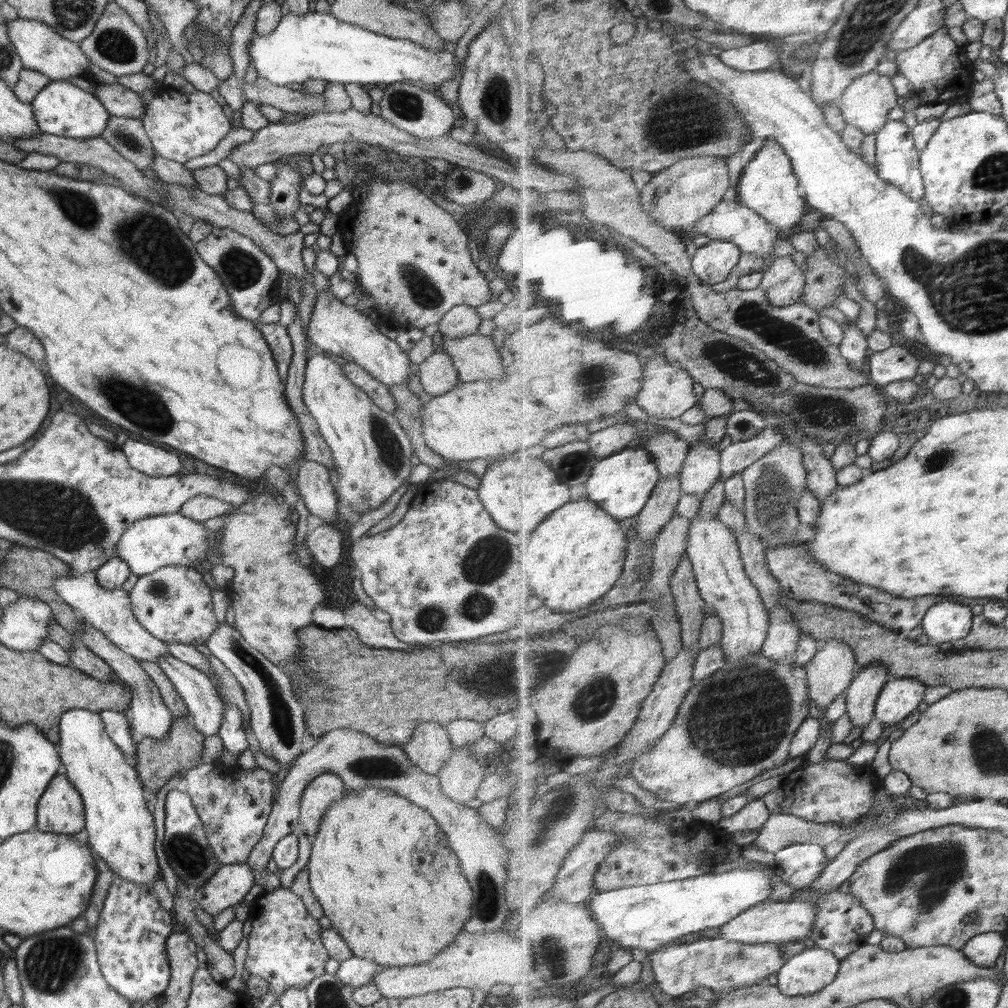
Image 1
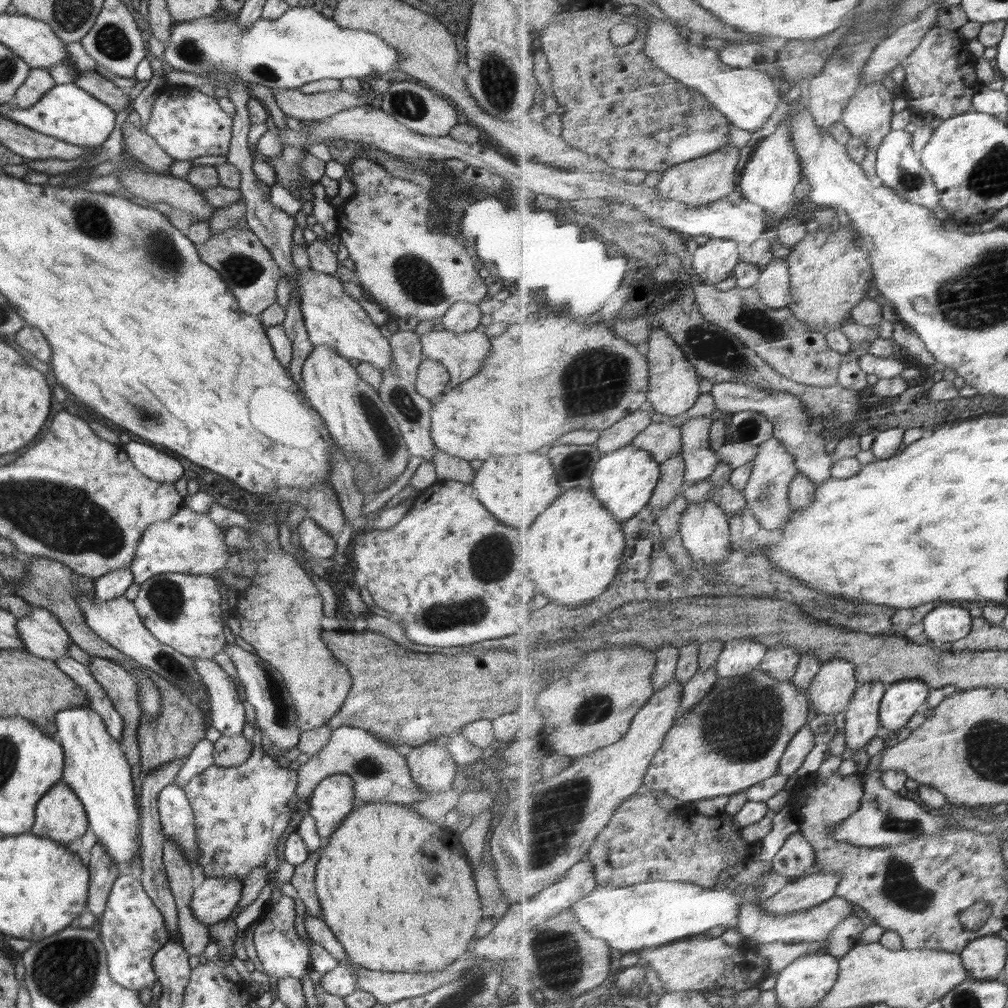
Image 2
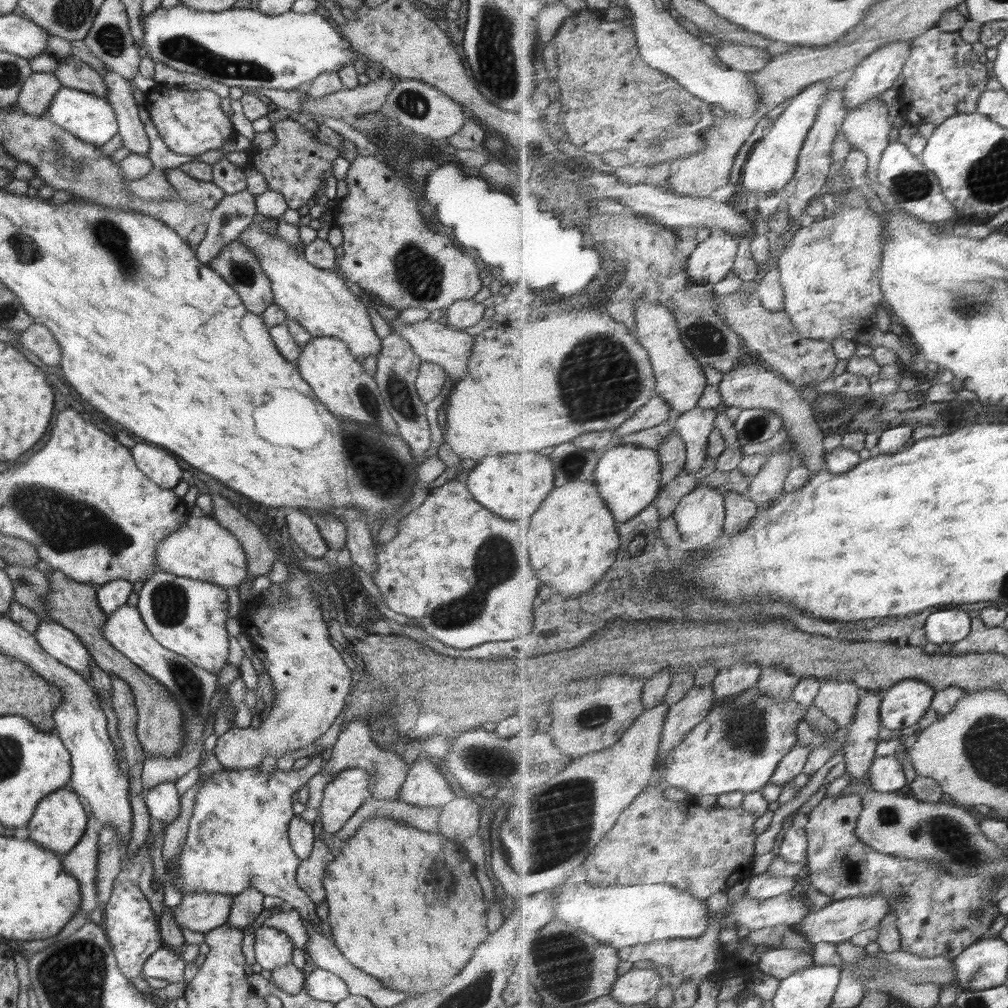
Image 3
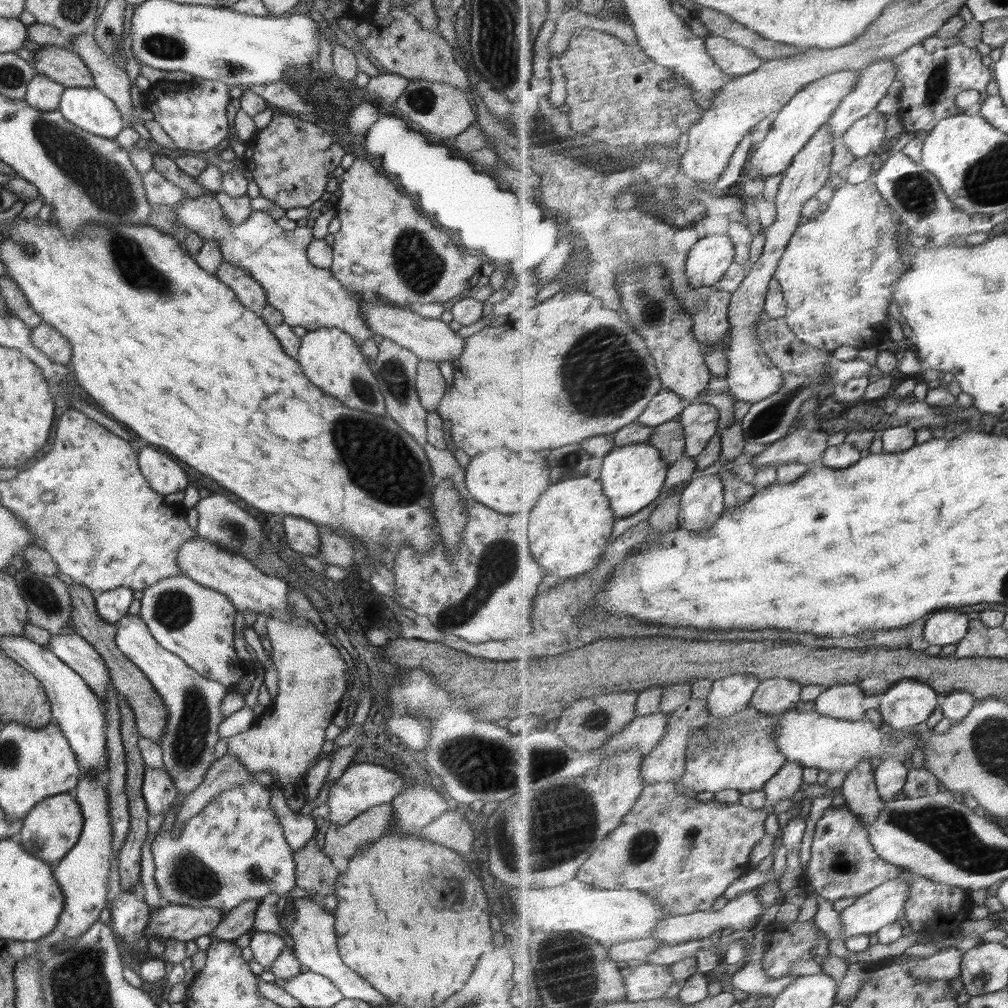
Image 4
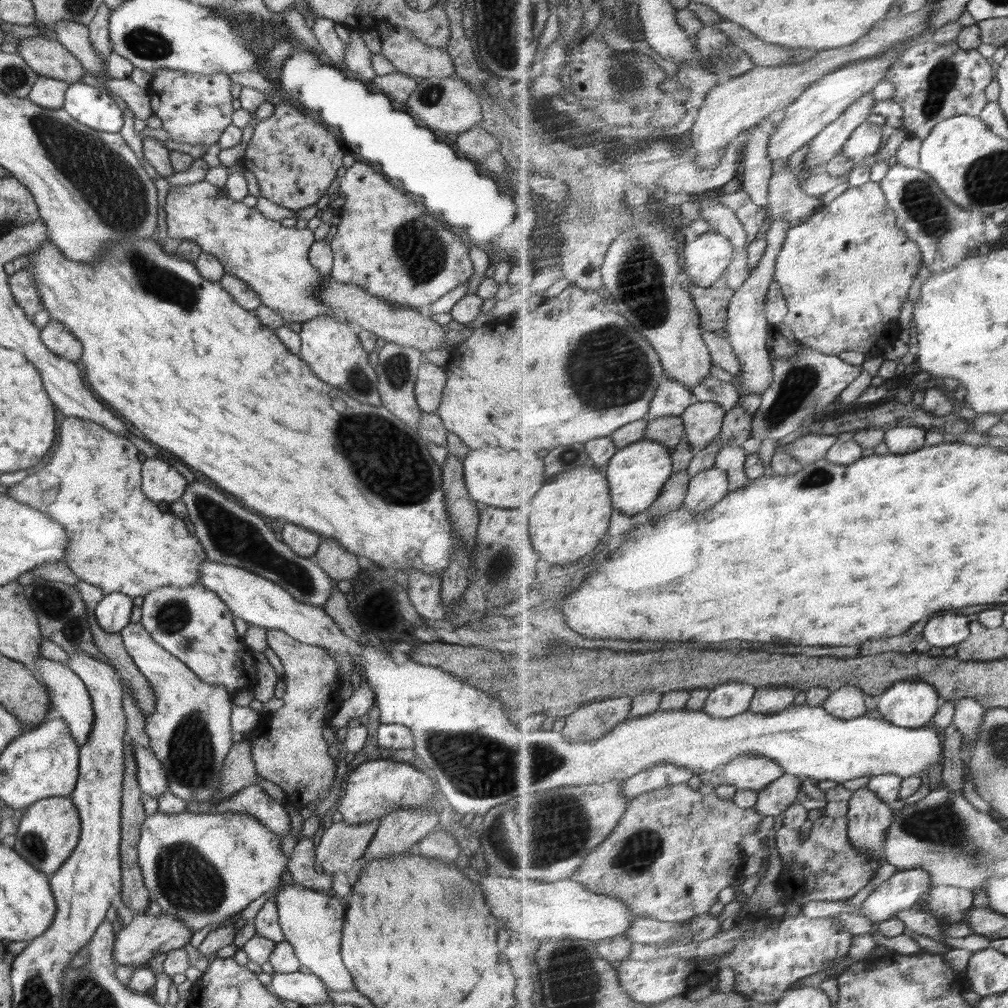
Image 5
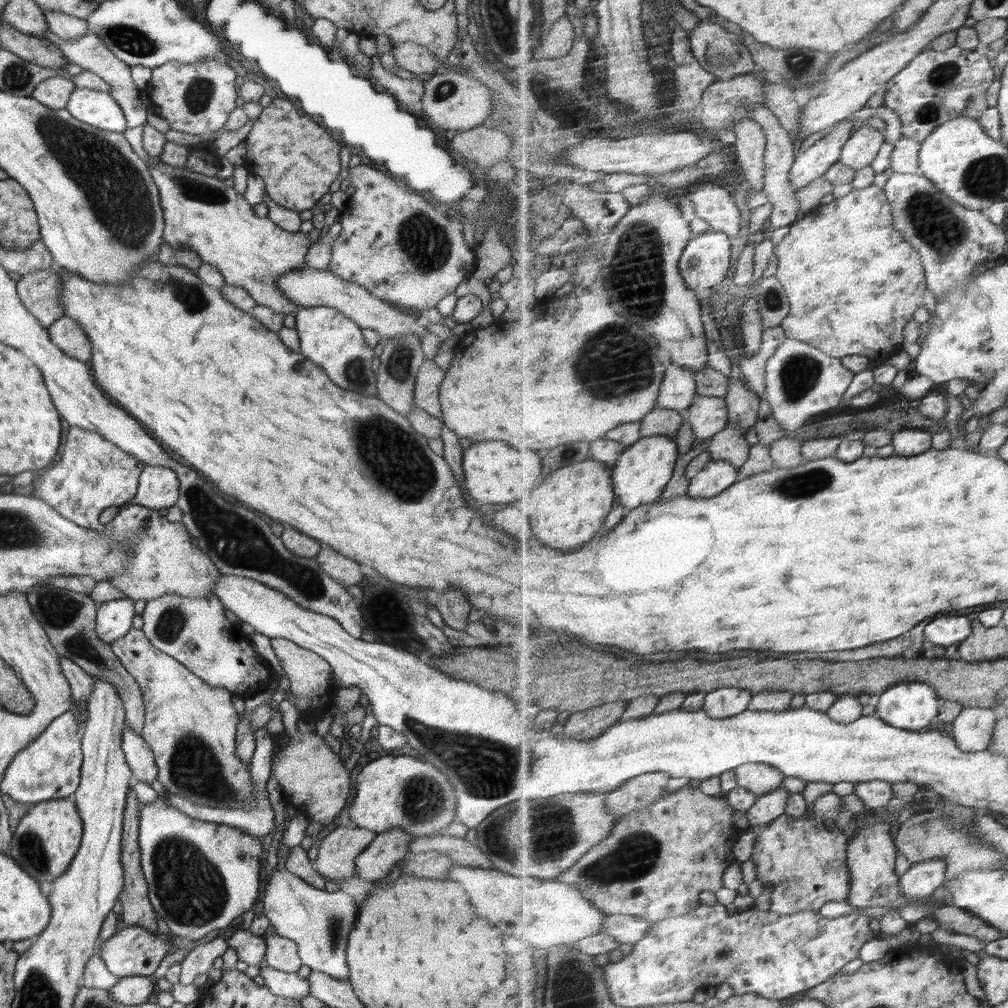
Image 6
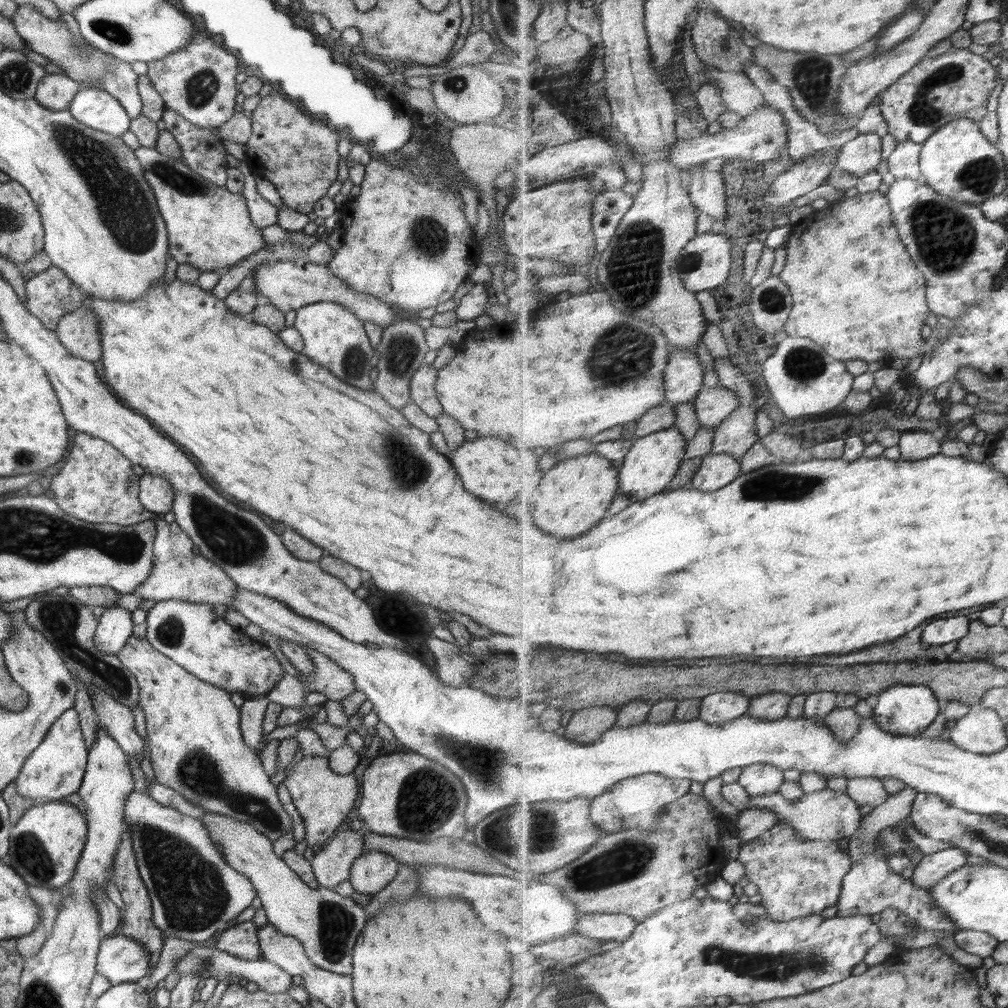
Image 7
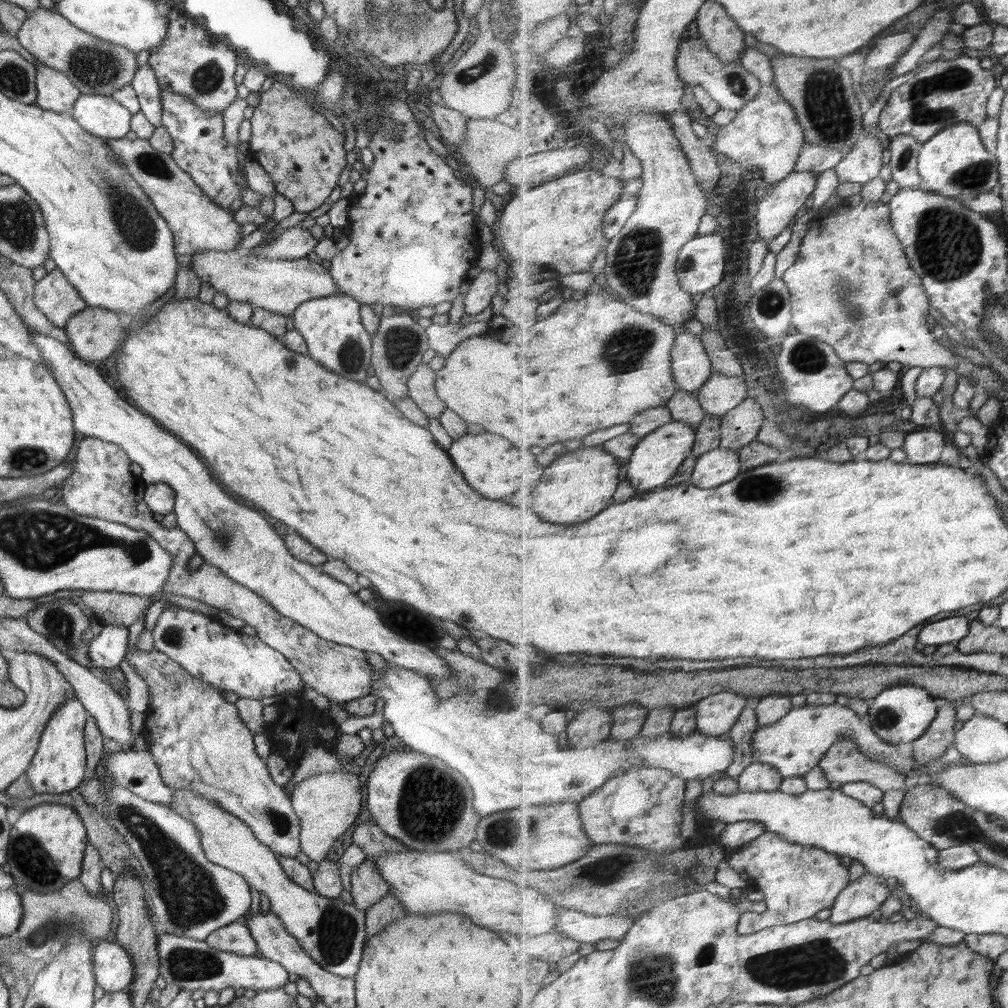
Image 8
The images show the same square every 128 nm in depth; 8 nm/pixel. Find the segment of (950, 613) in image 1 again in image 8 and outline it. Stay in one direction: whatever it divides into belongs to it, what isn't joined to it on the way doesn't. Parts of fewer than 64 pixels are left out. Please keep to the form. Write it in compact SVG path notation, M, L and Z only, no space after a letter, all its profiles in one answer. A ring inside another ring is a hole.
M956 616L956 618L948 618L944 622L936 622L930 624L926 628L922 628L922 636L920 636L922 644L950 644L962 641L971 633L971 624L968 616Z

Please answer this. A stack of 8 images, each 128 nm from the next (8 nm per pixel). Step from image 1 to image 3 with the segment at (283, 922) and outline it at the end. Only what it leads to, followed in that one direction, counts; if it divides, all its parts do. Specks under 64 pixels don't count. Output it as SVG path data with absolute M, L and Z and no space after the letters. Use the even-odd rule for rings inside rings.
M263 925L254 930L256 962L262 966L264 973L292 962L294 943L292 939L277 928Z

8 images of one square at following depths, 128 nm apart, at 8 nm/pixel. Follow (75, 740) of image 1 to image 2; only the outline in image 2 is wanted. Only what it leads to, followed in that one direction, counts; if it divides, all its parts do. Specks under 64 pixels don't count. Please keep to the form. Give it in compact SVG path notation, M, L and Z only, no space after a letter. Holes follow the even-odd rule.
M89 706L62 709L56 713L55 723L57 741L64 751L61 780L82 802L97 843L102 844L106 854L123 869L126 864L134 863L137 855L140 857L142 848L138 844L141 814L126 755L120 743L110 736L102 717Z

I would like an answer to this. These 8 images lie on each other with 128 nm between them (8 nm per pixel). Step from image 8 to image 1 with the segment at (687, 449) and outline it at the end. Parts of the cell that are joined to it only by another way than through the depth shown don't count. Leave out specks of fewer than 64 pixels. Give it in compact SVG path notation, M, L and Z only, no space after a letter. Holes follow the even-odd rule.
M630 447L612 456L599 459L593 475L587 482L586 495L616 519L632 518L643 513L662 478L659 463L648 450Z

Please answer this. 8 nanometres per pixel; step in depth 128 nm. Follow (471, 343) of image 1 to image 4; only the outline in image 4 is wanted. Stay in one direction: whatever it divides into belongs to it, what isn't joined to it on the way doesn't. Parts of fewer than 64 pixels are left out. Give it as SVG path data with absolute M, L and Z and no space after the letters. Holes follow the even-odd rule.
M363 296L363 298L365 301L360 302L361 317L373 334L380 334L383 338L411 350L421 360L437 364L442 361L453 361L462 354L465 338L460 337L456 331L450 329L449 325L440 319L422 318L419 314L412 312L410 307L392 307L380 304L371 297Z

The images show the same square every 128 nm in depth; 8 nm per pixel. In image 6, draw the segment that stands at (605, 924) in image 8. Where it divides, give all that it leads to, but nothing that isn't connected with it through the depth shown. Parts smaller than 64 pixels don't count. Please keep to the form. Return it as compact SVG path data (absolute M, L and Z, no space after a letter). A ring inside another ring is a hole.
M610 915L606 918L606 929L604 933L618 939L620 943L639 943L644 937L647 937L649 929L654 924L630 915Z

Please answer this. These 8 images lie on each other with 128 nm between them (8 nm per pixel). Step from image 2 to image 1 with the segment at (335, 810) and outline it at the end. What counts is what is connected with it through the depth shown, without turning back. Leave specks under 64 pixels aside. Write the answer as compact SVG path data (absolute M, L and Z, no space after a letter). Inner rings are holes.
M334 773L315 776L304 789L301 796L299 826L302 832L314 841L320 821L331 802L338 802L345 796L343 780Z

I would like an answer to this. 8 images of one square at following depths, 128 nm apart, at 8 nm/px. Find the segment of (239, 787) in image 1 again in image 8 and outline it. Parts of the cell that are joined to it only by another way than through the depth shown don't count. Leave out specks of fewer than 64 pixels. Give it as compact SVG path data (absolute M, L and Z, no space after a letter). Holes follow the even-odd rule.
M89 773L82 785L83 799L88 804L96 806L103 813L113 829L123 836L124 843L128 845L134 858L140 862L147 898L152 904L151 914L158 918L160 924L164 925L163 932L177 937L205 941L211 932L228 924L239 922L244 915L248 914L252 898L251 886L246 883L244 878L240 877L240 874L206 859L200 843L200 833L193 822L176 814L168 805L148 802L148 800L136 796L127 788L118 786L116 783L106 788L96 773Z

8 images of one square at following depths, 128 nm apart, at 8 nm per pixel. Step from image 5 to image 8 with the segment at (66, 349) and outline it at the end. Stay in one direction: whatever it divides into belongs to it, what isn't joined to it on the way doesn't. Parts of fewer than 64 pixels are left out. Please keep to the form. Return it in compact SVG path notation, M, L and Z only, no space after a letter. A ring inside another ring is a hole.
M87 306L71 316L63 329L72 345L72 352L82 361L90 364L105 362L112 352L116 352L125 337L125 321L118 313L98 306Z

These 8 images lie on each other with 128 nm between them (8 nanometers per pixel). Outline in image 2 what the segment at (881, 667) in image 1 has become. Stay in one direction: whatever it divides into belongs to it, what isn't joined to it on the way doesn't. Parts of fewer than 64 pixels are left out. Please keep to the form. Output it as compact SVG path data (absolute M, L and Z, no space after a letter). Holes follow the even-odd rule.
M863 682L859 685L859 690L852 699L847 713L846 740L850 750L860 750L872 744L872 741L878 736L878 732L882 727L881 722L881 706L886 696L889 685L885 682Z

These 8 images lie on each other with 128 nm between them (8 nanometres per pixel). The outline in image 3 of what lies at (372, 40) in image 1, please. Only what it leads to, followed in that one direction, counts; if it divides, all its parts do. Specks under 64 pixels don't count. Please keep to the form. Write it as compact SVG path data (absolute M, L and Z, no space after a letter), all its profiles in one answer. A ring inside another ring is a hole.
M176 5L172 8L156 7L156 9L145 15L144 18L144 31L143 40L141 42L141 48L147 49L148 56L155 60L155 62L163 62L178 70L178 72L191 72L192 74L198 74L202 78L211 78L214 82L219 82L220 84L225 84L226 86L238 86L241 89L247 88L254 90L257 88L275 88L278 90L292 90L298 88L300 84L304 82L310 82L314 80L322 72L337 72L339 66L351 64L353 67L353 62L358 61L358 56L361 52L351 45L351 42L342 38L338 32L335 30L335 24L327 18L324 18L319 13L311 11L309 13L296 13L294 11L286 12L284 14L279 14L280 16L268 16L267 14L261 13L254 9L226 9L220 12L212 12L205 10L192 10L186 5Z

